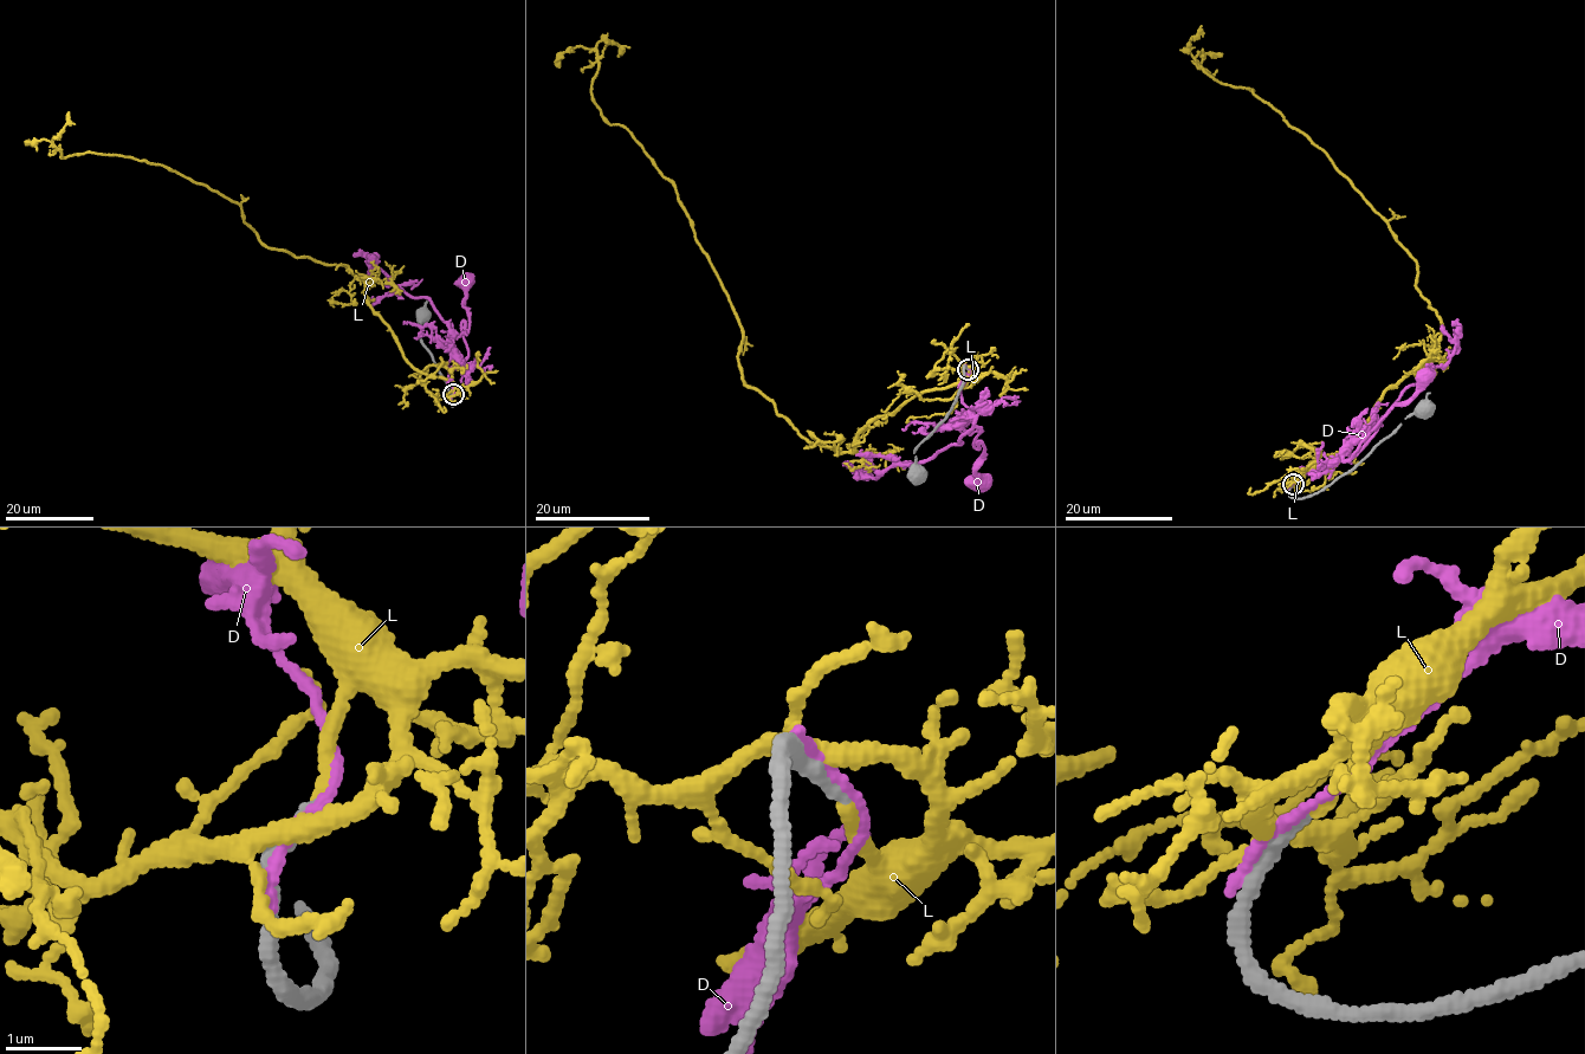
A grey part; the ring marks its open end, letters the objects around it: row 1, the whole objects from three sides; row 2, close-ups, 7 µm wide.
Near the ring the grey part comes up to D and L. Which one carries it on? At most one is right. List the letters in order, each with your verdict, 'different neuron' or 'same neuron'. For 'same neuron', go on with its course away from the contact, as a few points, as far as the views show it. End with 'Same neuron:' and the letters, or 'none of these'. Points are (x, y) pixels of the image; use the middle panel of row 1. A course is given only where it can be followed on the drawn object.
D: different neuron
L: same neuron; it runs (965, 367), (851, 452), (801, 438), (744, 382), (744, 332), (672, 183), (593, 98), (595, 49), (557, 66)
Same neuron: L

